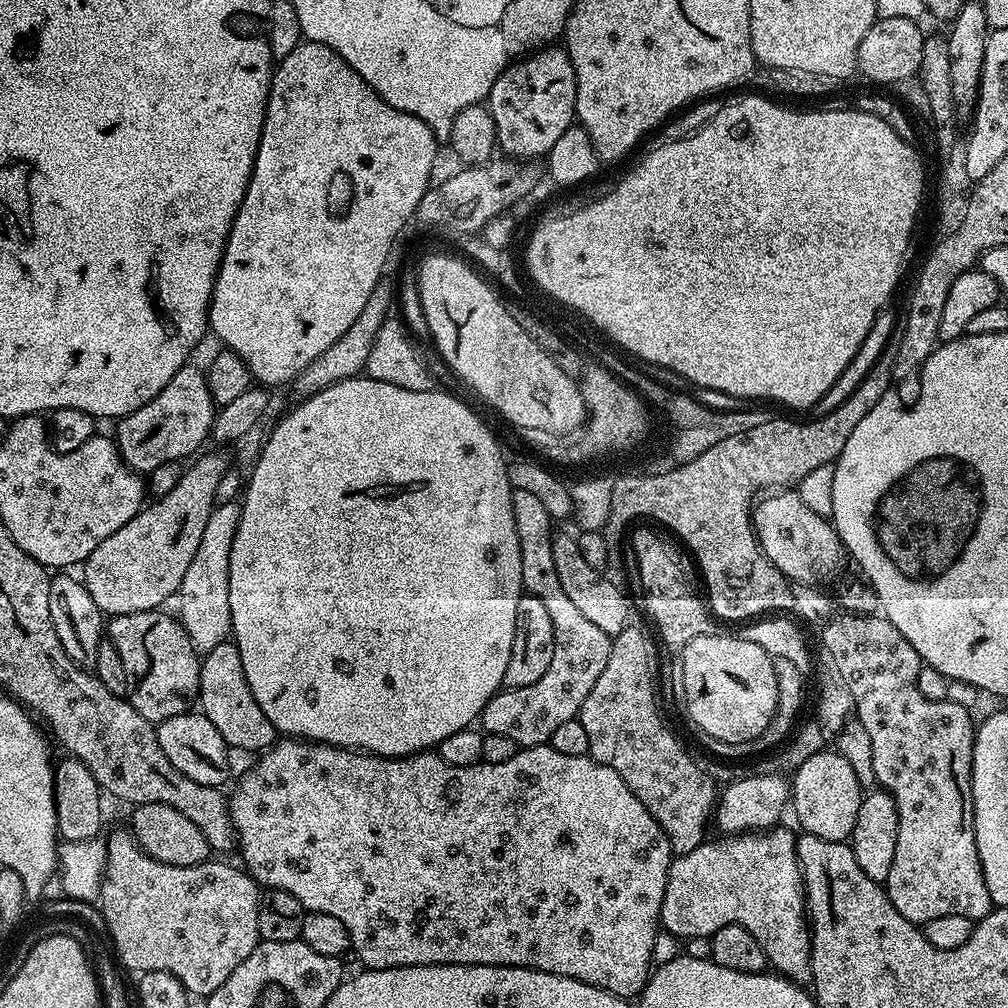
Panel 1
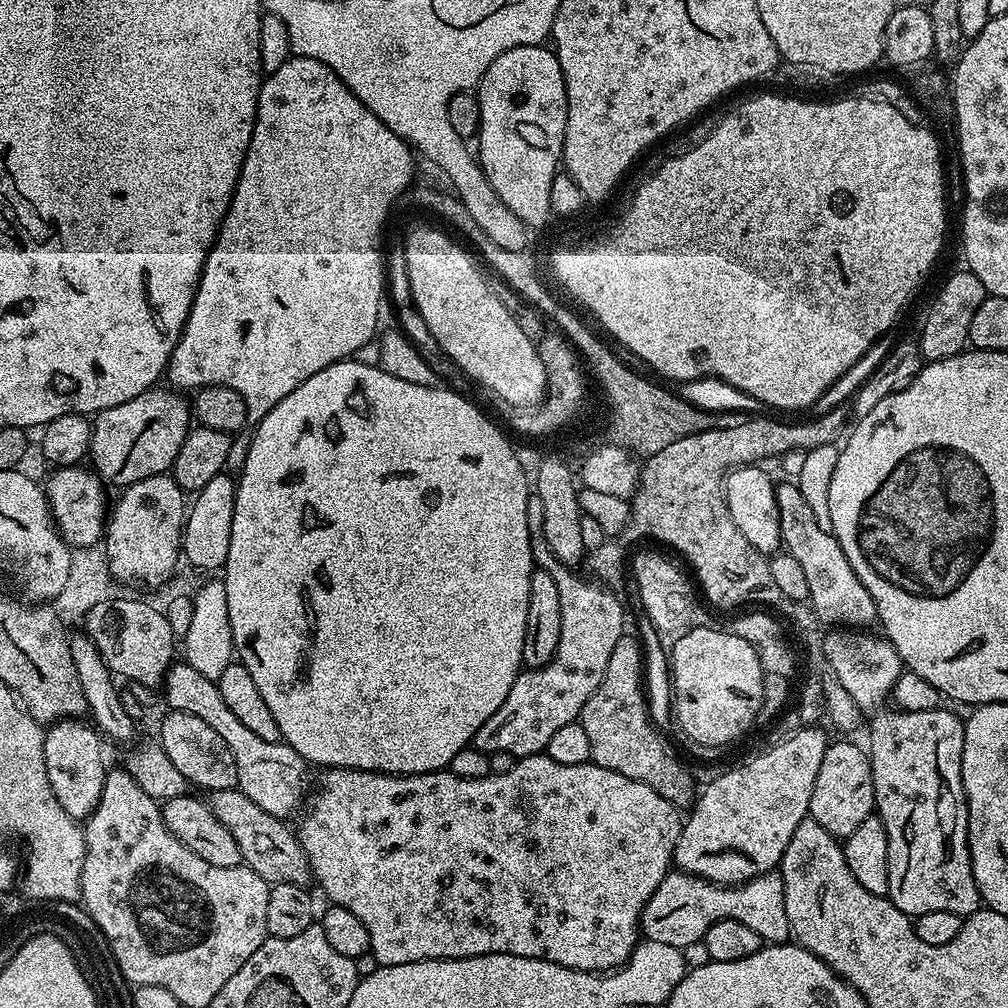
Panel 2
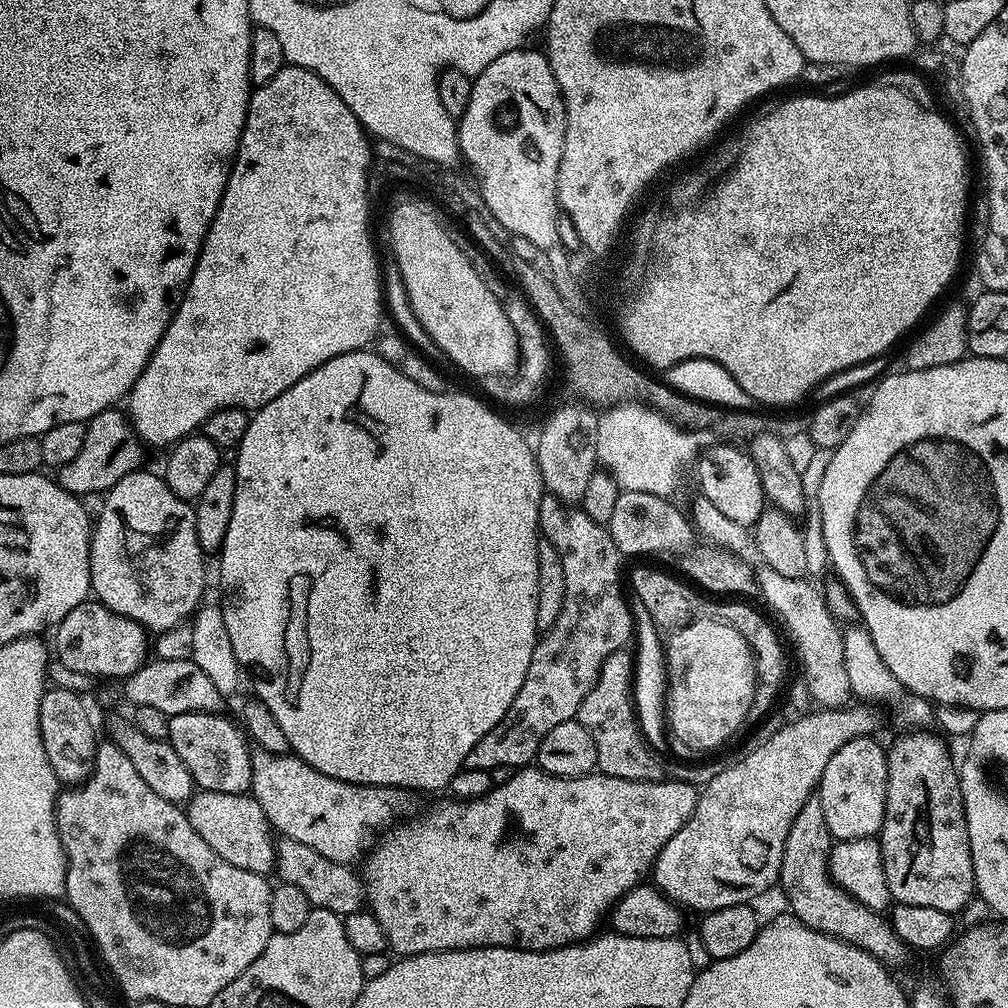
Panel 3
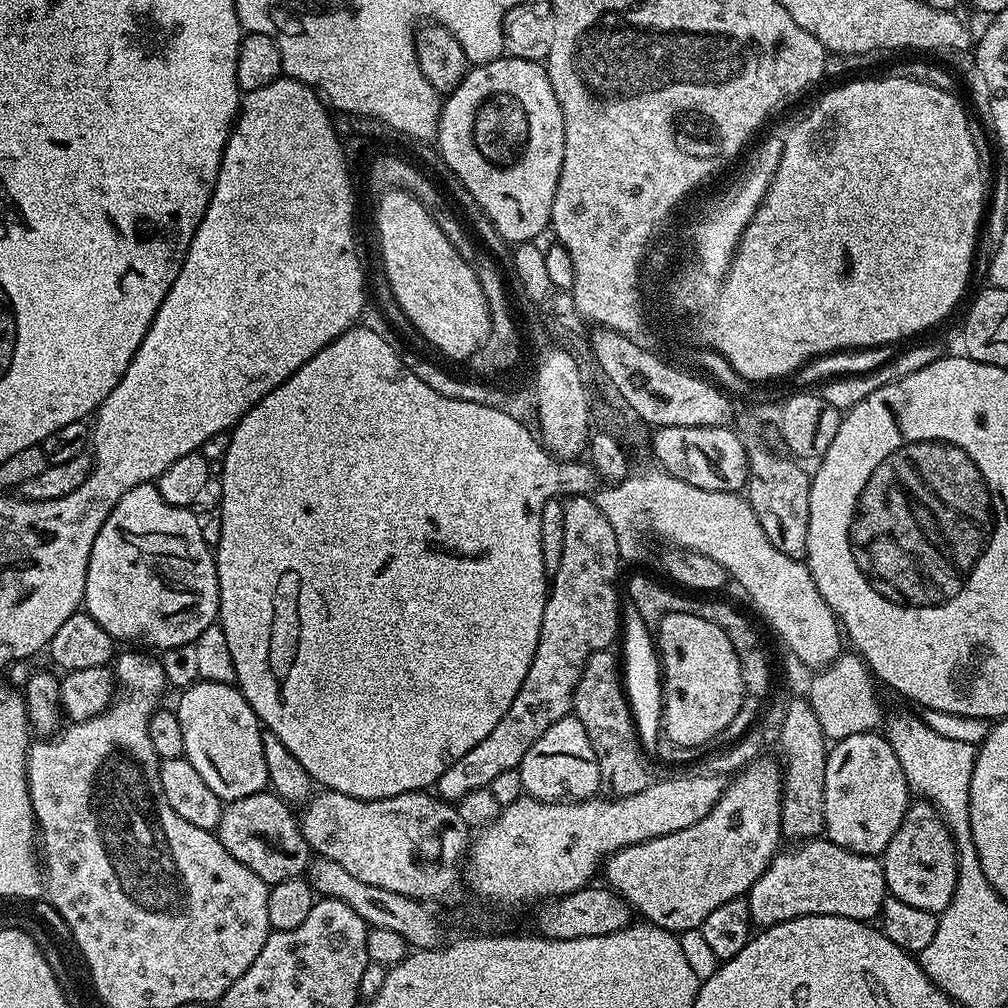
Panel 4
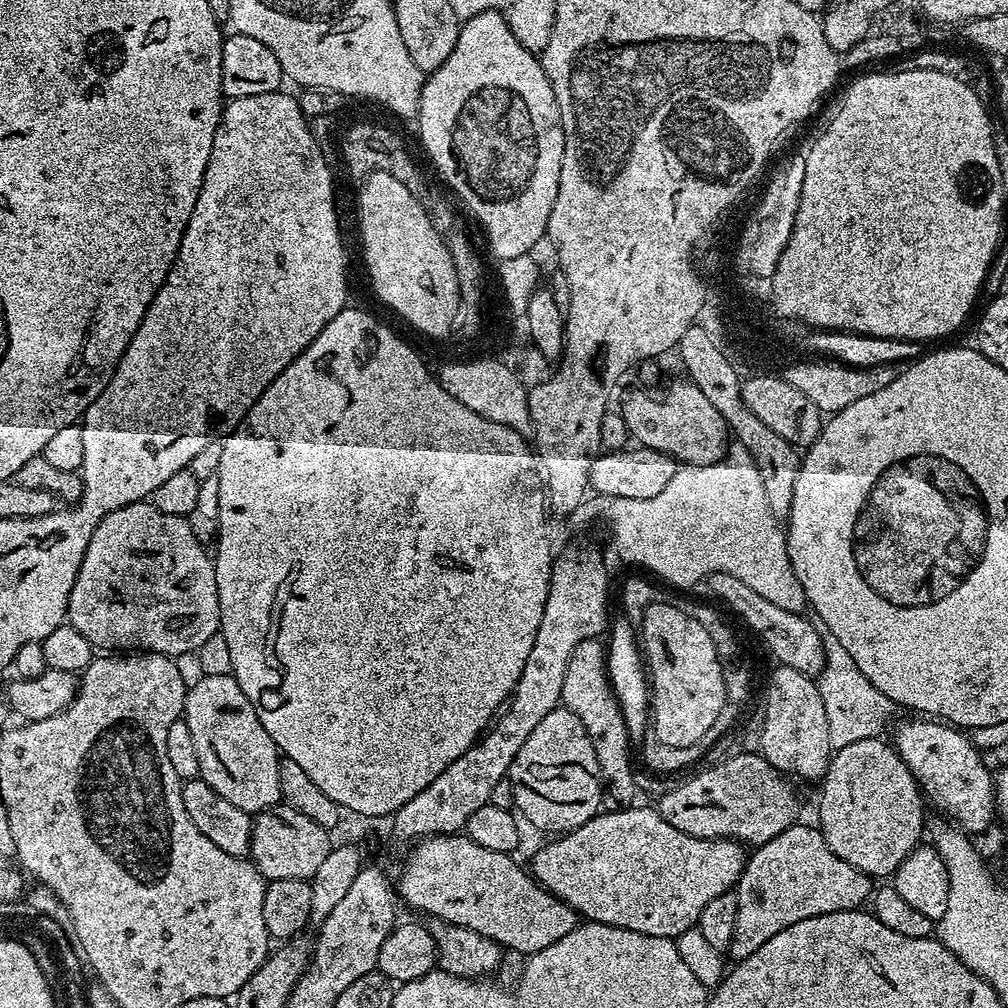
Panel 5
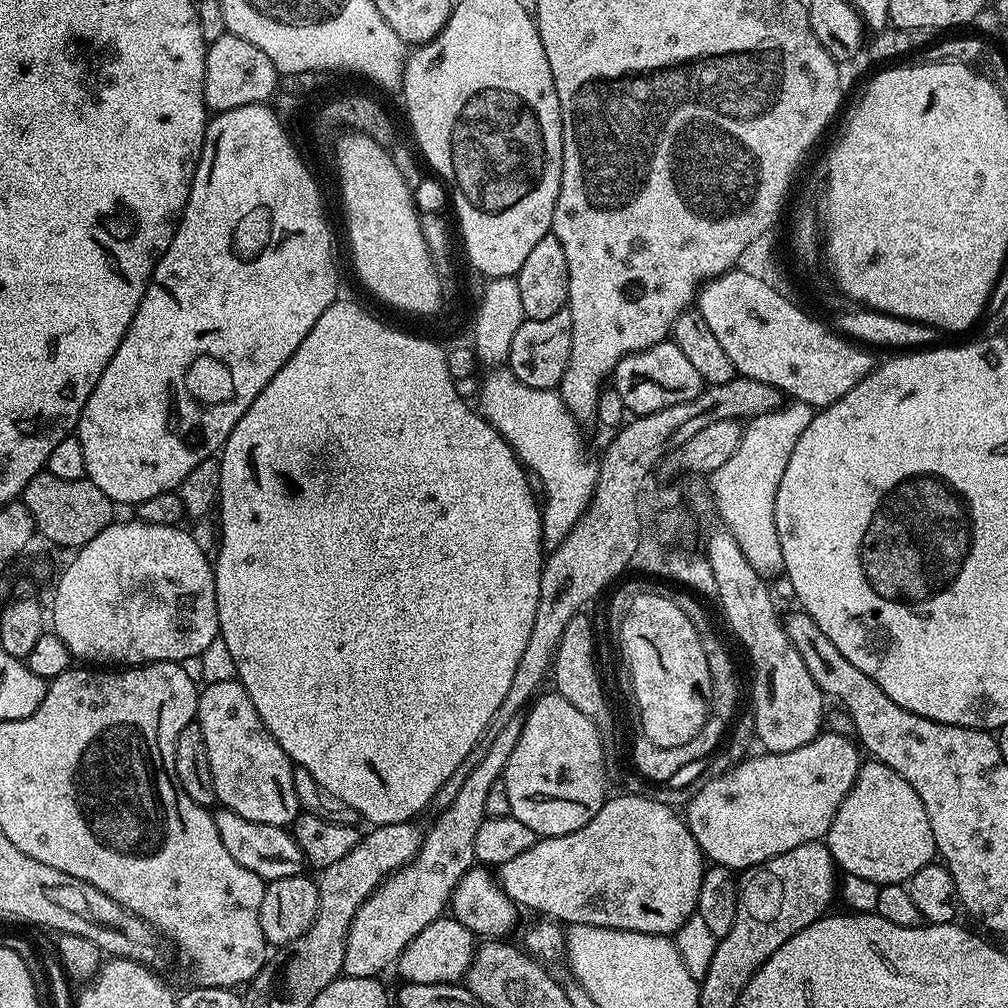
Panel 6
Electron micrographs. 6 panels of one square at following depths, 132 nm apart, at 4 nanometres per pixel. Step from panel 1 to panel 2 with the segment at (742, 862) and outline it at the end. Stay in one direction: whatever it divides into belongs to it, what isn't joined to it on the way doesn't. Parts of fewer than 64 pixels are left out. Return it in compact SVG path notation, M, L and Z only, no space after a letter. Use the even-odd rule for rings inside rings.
M669 871L668 876L662 878L658 890L654 890L650 902L646 902L642 910L640 931L643 939L662 942L666 946L683 950L686 946L690 946L690 942L703 940L706 930L710 930L714 922L723 920L733 920L742 922L742 926L750 926L750 930L754 930L754 934L758 934L761 941L768 944L785 943L789 939L790 929L784 905L784 883L779 871L764 872L760 876L755 876L753 880L747 880L745 884L715 884L700 876L691 876L688 872Z

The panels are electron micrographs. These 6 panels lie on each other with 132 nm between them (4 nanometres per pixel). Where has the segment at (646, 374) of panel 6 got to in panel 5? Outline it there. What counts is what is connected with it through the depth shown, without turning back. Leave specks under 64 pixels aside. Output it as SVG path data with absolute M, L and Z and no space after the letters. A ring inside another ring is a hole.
M676 380L665 392L652 392L656 390L637 387L633 392L625 394L624 401L618 405L618 411L626 422L629 437L639 447L673 456L684 466L706 466L722 459L730 447L728 423L691 380Z

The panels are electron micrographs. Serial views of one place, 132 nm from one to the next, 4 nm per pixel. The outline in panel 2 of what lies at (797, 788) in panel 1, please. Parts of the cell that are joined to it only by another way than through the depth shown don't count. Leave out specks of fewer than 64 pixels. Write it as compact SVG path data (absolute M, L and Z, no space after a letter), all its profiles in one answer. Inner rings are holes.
M851 739L829 743L826 754L822 758L822 766L818 766L818 778L814 778L814 794L810 794L808 816L822 830L834 837L843 838L854 834L866 818L873 815L876 807L872 767L868 761L868 753L863 747L851 744Z

